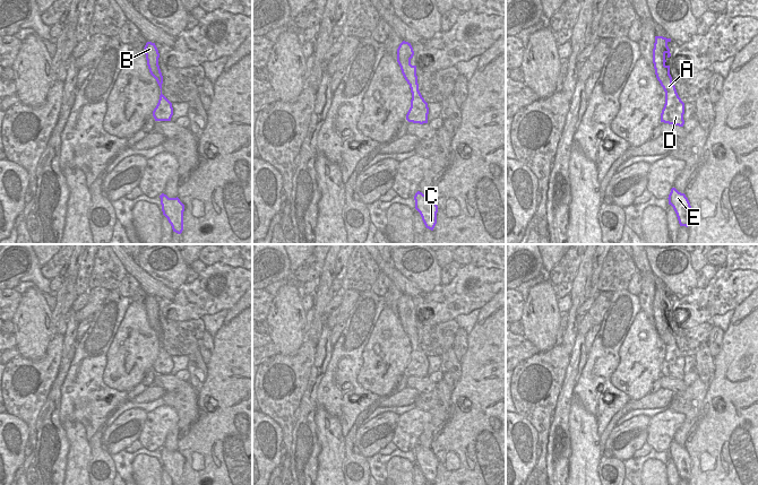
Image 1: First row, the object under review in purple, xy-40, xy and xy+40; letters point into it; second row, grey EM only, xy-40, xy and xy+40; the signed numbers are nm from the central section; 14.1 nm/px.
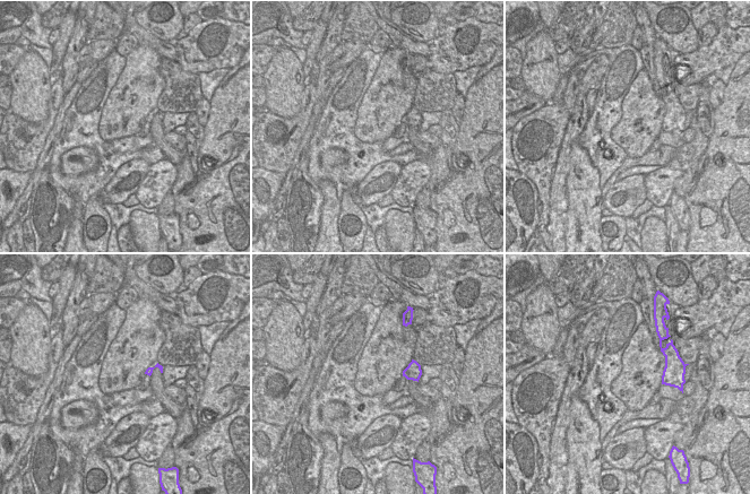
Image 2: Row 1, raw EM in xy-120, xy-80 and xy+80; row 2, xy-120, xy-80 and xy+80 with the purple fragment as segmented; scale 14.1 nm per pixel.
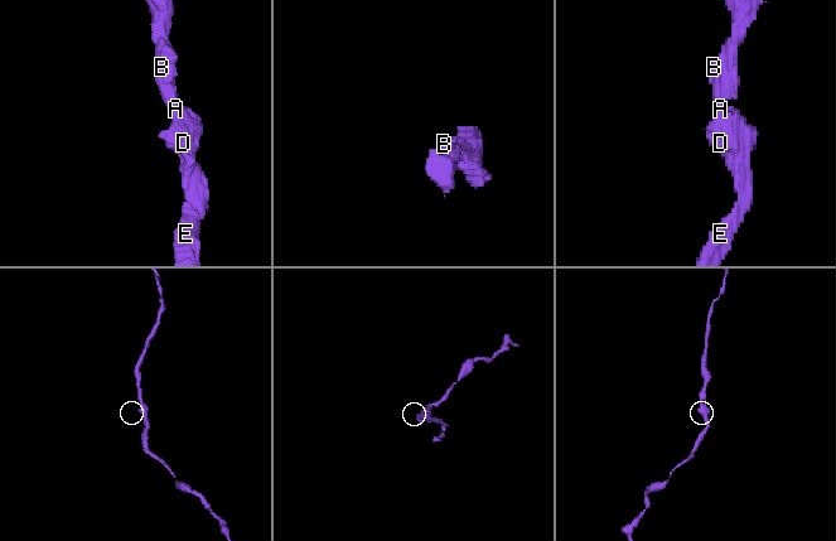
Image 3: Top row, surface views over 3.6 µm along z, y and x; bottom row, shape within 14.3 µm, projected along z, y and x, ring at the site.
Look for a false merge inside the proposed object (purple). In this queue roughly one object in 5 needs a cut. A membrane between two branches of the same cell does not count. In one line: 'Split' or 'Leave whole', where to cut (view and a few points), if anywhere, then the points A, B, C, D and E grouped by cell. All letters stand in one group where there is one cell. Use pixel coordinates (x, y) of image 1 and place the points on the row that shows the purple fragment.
Leave whole. No split. Groups: A B C D E.

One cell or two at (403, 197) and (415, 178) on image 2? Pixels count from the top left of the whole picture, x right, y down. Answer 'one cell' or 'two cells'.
one cell

